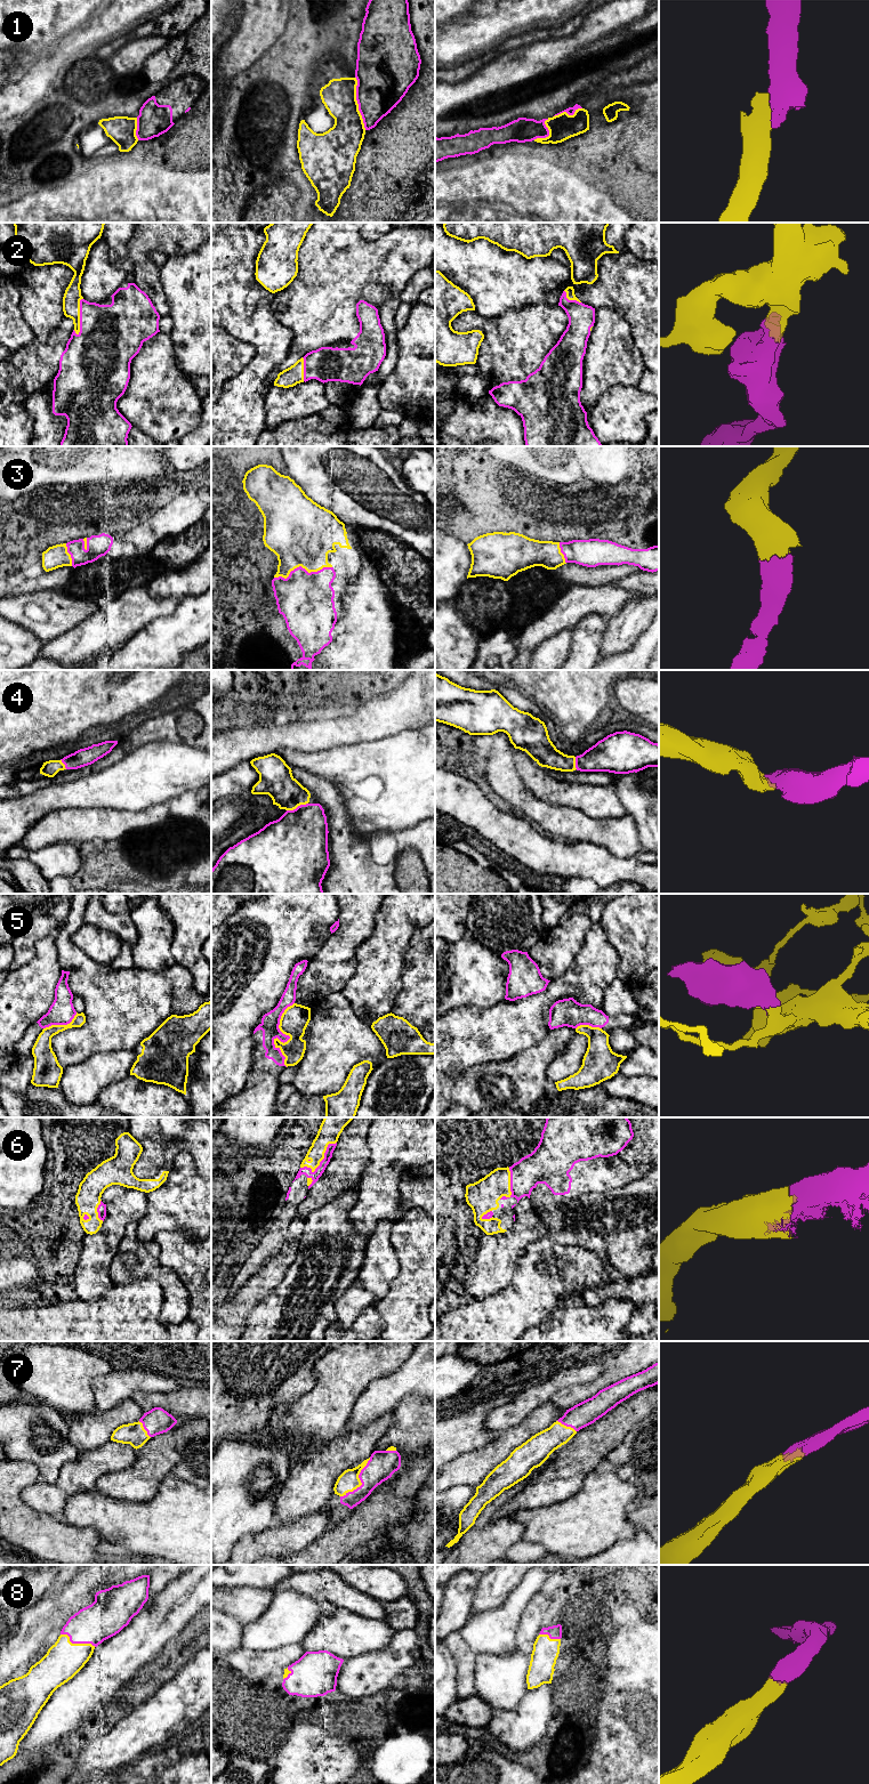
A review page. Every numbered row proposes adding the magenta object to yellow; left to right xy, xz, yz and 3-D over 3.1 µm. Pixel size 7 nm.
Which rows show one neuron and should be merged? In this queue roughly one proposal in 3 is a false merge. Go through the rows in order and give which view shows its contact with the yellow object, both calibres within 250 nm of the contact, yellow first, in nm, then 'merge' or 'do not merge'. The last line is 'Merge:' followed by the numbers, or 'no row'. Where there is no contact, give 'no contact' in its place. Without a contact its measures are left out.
1: xz | 240/360 nm | do not merge
2: xy | 130/420 nm | merge
3: xz | 460/380 nm | merge
4: xz | 240/420 nm | merge
5: xz | 190/130 nm | do not merge
6: xz | 160/60 nm | merge
7: xz | 150/200 nm | merge
8: xy | 260/280 nm | merge
Merge: 2, 3, 4, 6, 7, 8

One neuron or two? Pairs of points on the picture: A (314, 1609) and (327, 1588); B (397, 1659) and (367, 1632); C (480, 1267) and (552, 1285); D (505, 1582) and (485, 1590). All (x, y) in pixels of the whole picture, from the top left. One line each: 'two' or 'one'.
A: two
B: two
C: two
D: one

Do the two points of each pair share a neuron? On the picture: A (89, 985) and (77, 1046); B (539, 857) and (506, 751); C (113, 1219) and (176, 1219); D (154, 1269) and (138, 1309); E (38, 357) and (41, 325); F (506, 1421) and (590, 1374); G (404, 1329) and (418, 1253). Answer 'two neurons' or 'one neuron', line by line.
A: one neuron
B: two neurons
C: two neurons
D: two neurons
E: two neurons
F: one neuron
G: one neuron

